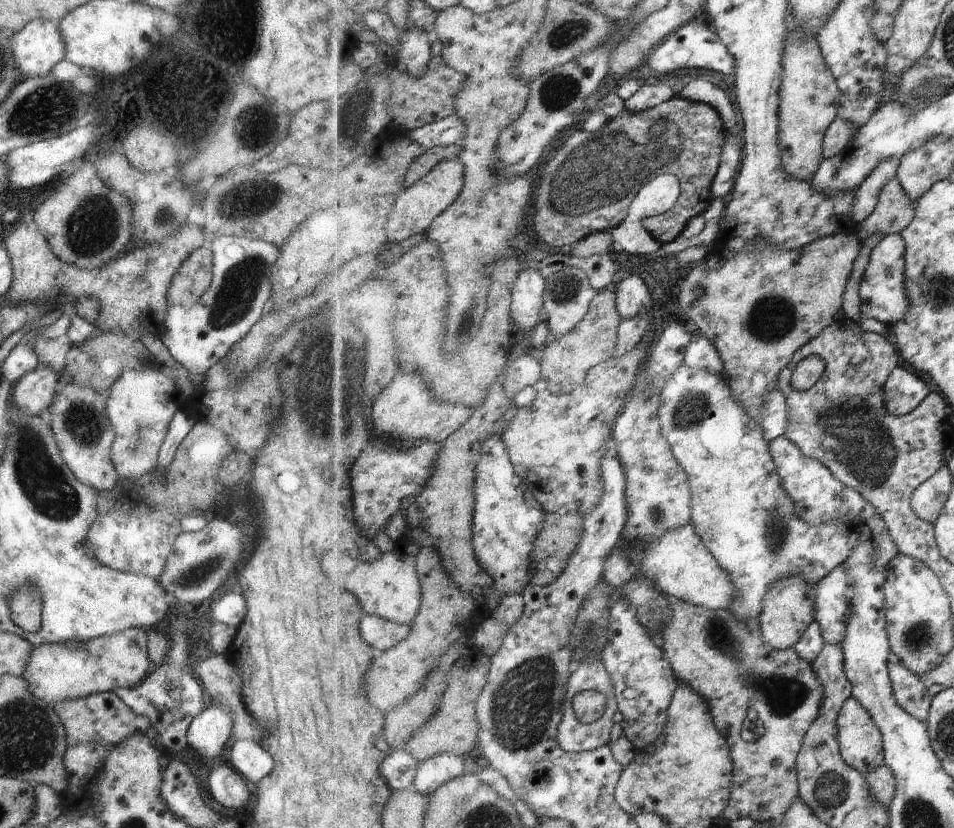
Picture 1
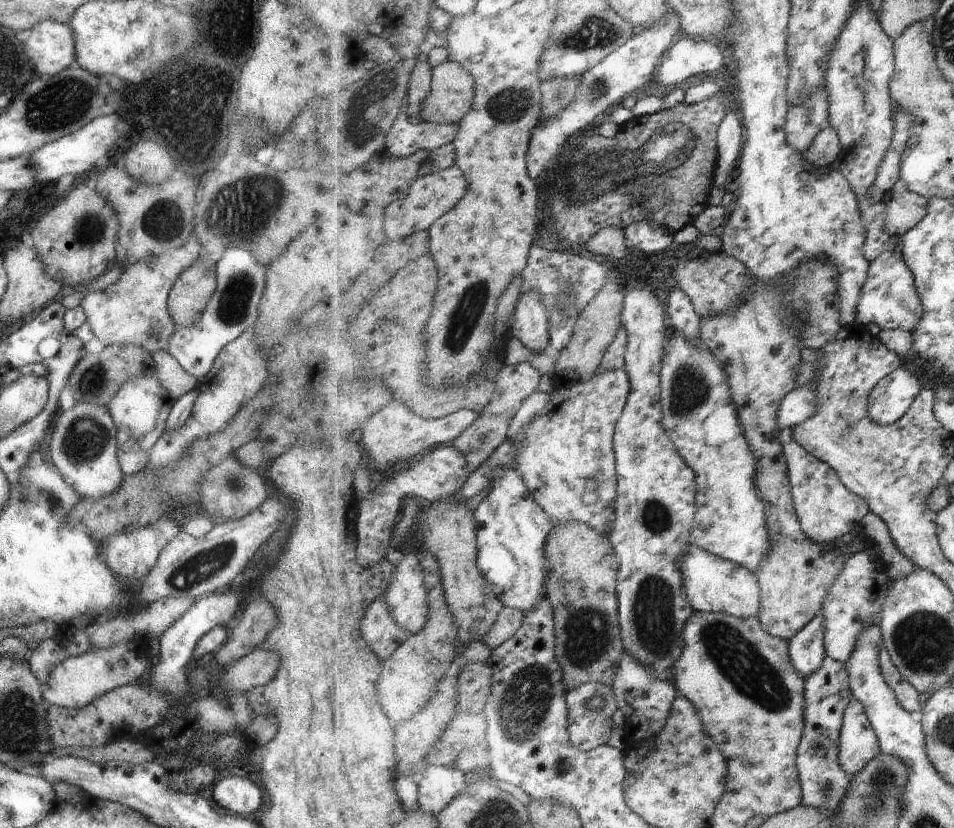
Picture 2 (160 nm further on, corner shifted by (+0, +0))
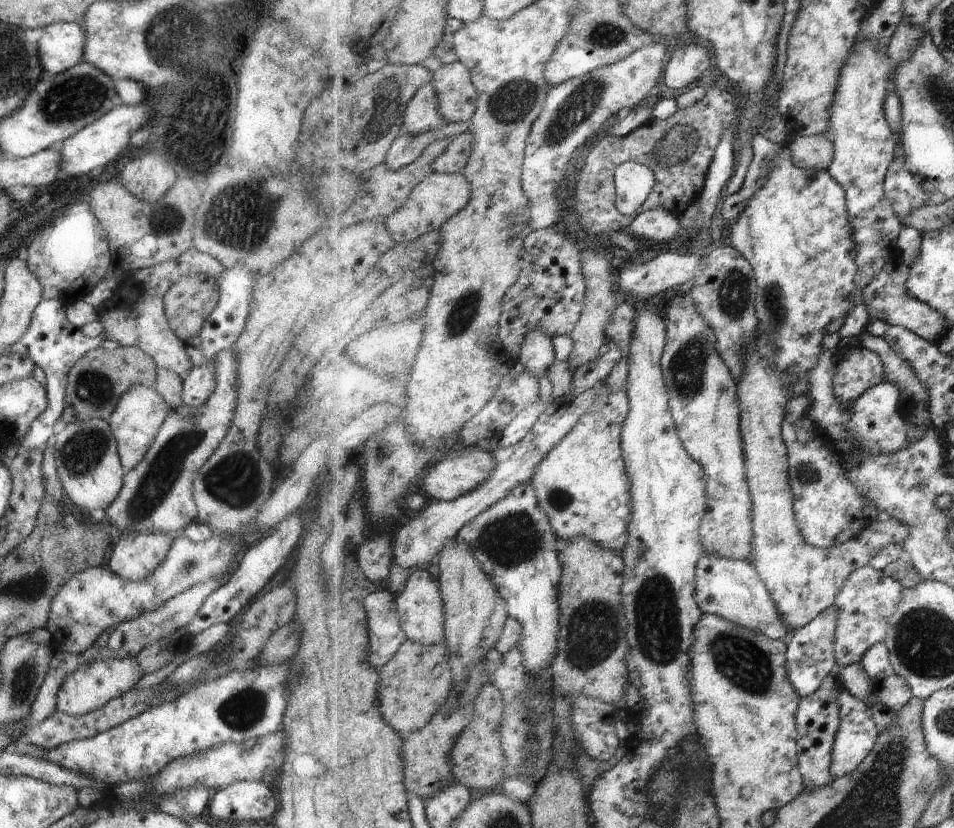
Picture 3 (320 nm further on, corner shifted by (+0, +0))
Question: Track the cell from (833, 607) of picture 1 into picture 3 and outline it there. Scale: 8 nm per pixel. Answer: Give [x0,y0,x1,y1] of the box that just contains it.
[834,565,905,667]

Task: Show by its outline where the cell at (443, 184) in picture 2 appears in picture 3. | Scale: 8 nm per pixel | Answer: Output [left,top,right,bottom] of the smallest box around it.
[387,172,472,244]

